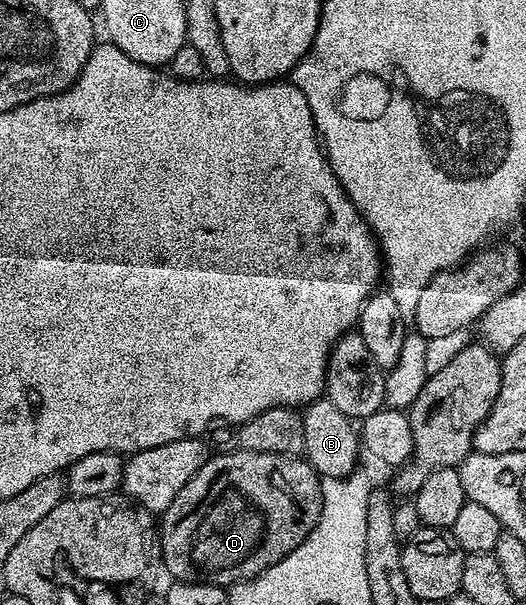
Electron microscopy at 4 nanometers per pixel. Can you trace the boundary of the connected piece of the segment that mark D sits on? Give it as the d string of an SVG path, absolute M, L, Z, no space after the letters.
M237 448L233 453L220 453L206 460L204 467L180 487L180 495L176 495L161 514L160 561L165 572L167 569L174 576L175 582L200 581L229 587L280 563L304 543L321 514L322 483L309 461L302 457L268 455Z

